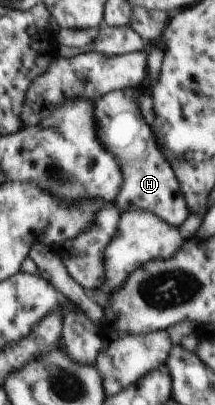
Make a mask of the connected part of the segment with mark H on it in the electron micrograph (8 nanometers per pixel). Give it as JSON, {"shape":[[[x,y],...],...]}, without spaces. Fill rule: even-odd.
{"shape":[[[130,87],[127,91],[113,91],[101,97],[97,103],[95,115],[99,115],[99,139],[103,145],[119,157],[123,167],[123,191],[117,197],[117,207],[121,211],[149,209],[155,212],[164,222],[179,227],[190,209],[181,191],[172,165],[164,158],[155,137],[139,113],[139,93],[137,88]]]}

